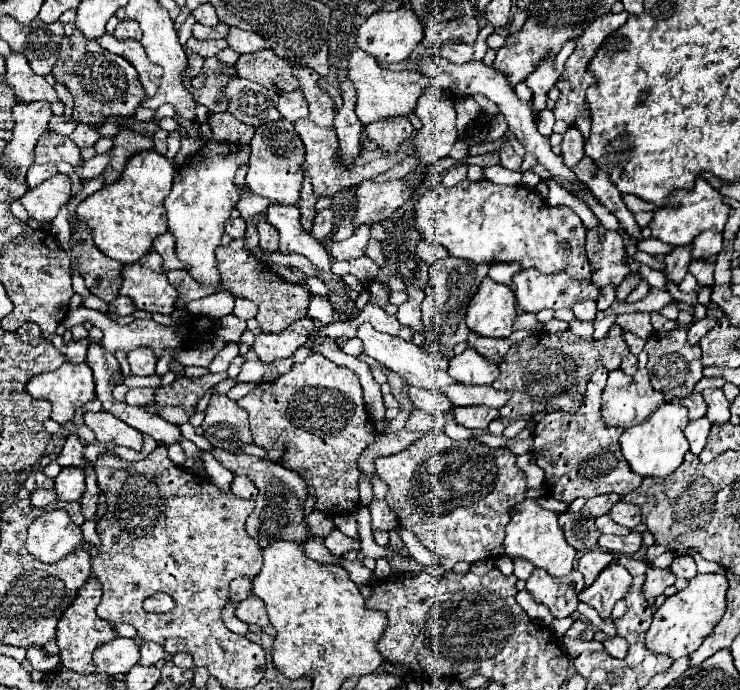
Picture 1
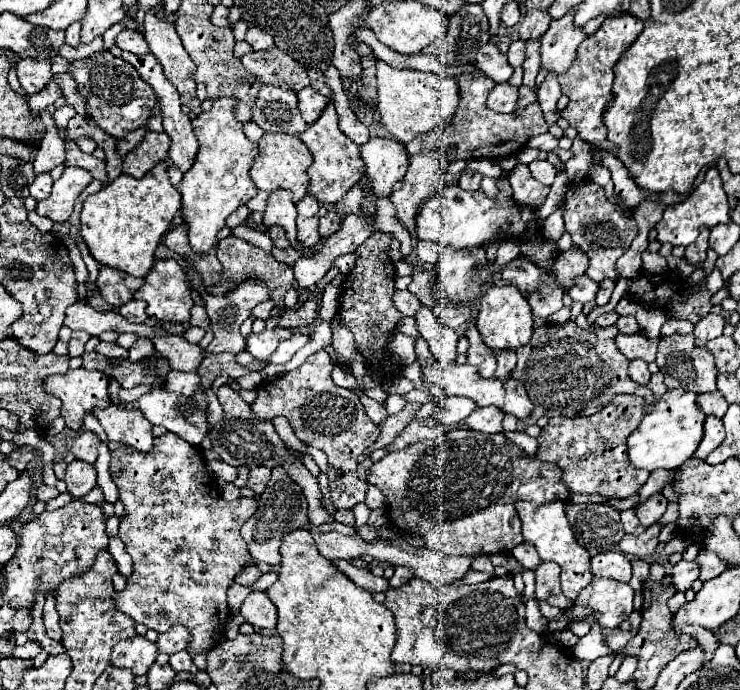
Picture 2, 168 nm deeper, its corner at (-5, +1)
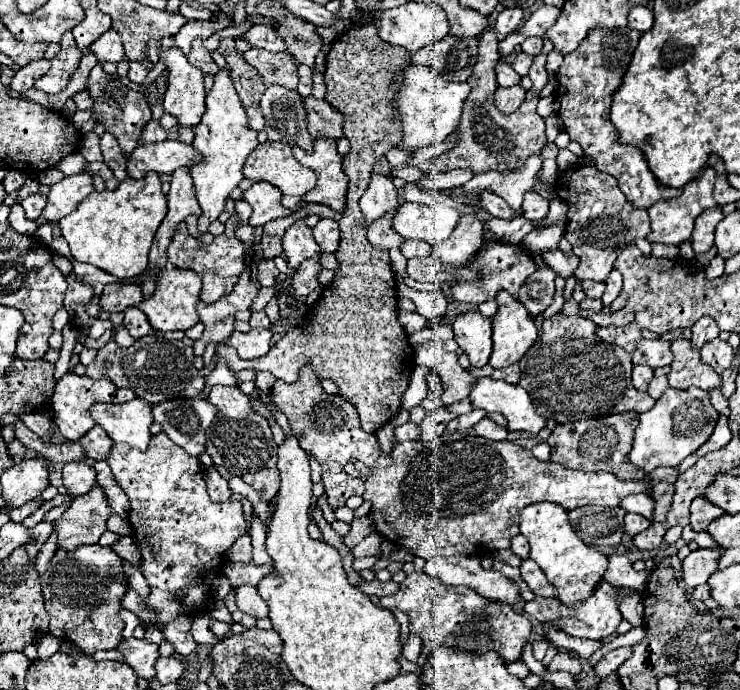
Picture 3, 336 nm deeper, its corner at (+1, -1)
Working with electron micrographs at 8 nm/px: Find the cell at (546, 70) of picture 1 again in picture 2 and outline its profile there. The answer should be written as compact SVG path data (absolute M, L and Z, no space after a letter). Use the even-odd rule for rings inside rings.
M566 14L560 20L550 22L548 32L542 36L542 68L548 72L566 72L574 58L578 44L586 38L582 28L574 28L574 18Z

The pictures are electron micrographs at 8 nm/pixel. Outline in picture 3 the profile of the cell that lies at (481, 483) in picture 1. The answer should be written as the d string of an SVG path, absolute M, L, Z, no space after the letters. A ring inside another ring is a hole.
M444 432L440 438L428 444L398 442L392 450L392 464L386 468L372 468L366 478L364 500L372 502L370 518L376 530L392 544L408 548L414 556L424 560L452 554L494 554L496 550L510 548L514 536L518 536L518 514L522 508L536 502L562 504L566 510L578 506L610 506L616 508L628 494L650 494L648 480L622 482L608 472L580 472L568 470L560 464L542 462L532 456L530 450L520 450L518 444L502 440L486 440L472 432Z

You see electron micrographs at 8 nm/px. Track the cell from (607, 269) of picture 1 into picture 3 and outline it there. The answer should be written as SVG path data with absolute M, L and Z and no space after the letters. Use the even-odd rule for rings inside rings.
M570 166L564 174L558 176L554 188L568 206L566 238L572 244L572 252L580 258L580 266L576 268L574 276L580 282L604 282L614 266L618 248L632 244L636 238L646 238L646 234L650 232L648 212L634 210L620 192L616 178L596 170L594 166Z

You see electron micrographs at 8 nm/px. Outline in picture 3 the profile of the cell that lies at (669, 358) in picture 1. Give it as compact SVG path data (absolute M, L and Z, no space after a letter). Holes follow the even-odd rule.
M674 340L670 348L674 362L668 372L668 382L672 388L684 390L696 386L700 390L714 390L720 386L720 374L700 360L698 352L690 346L690 340Z

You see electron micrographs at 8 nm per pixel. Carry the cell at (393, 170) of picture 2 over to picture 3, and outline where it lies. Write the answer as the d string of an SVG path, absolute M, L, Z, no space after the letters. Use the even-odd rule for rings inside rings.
M372 174L370 186L360 198L360 208L366 216L366 224L372 224L382 214L396 210L396 206L398 206L398 192L392 184L392 178L382 174Z

